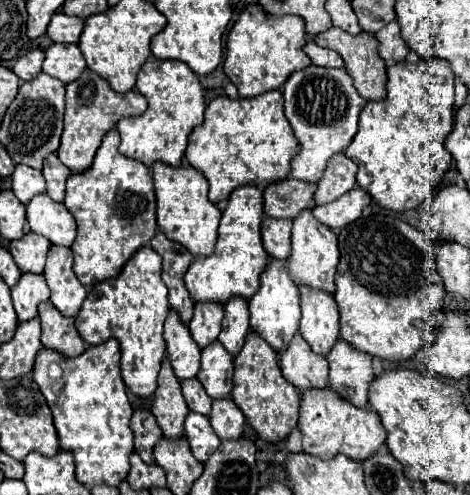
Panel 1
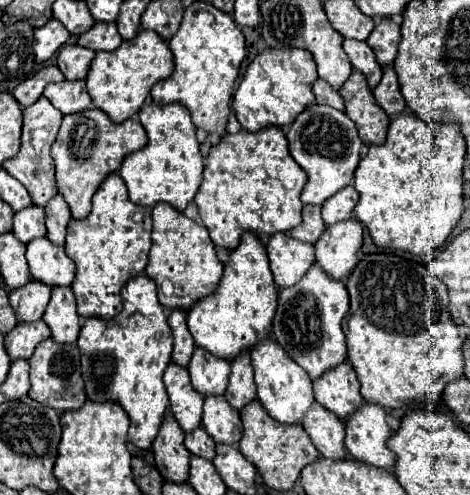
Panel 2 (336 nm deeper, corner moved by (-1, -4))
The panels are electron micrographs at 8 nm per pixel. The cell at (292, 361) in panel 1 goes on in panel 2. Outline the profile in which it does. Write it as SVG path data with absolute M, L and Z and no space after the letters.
M312 402L312 408L308 410L308 416L304 416L302 426L322 456L334 460L346 456L344 420L334 416L334 412L328 412L320 402Z

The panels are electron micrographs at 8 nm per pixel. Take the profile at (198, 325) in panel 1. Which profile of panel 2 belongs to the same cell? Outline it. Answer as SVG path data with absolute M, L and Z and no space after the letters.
M196 348L188 364L188 372L192 386L200 394L224 394L230 376L230 364L228 360L216 360L216 356L208 356L208 352L200 352L200 348Z

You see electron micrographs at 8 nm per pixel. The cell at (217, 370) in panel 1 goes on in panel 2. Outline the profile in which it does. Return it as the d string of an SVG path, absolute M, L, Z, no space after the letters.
M206 396L202 424L214 442L238 444L242 438L240 412L228 404L224 396Z

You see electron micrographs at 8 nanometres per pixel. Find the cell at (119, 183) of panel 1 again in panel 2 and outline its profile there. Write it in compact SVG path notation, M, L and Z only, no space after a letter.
M118 172L106 176L92 198L92 212L84 220L70 220L66 234L66 254L76 262L76 278L72 282L72 290L76 294L78 314L80 316L116 316L122 310L120 288L140 272L144 272L150 252L150 232L152 232L152 216L150 208L140 208L130 202L126 184Z

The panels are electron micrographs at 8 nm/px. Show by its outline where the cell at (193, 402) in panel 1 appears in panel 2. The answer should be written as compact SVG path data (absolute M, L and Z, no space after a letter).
M204 426L194 428L192 432L188 432L184 444L186 444L186 448L188 448L192 454L204 456L204 458L208 458L208 460L212 460L212 458L216 456L216 452L214 452L214 440L208 436L208 432L204 432Z

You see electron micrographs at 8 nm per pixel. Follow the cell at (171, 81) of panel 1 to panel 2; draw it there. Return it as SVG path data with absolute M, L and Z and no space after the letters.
M146 100L138 120L146 128L148 144L142 150L130 152L120 168L120 176L126 182L130 200L142 206L168 202L174 208L184 210L198 192L204 166L204 156L200 154L196 128L192 128L188 108L182 104L156 104L154 100Z

